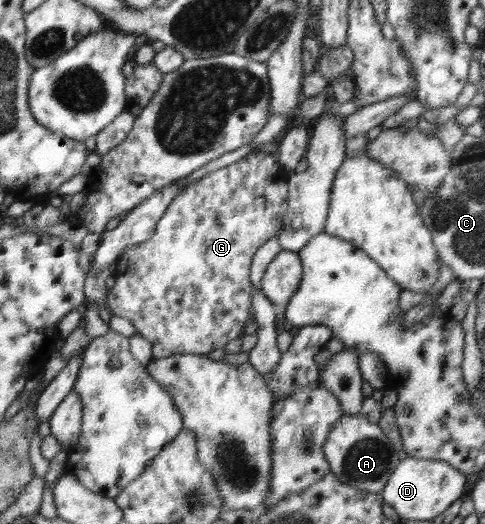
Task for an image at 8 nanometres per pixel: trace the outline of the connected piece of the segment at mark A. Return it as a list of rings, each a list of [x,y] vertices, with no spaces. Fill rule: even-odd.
[[[343,415],[331,429],[323,445],[323,452],[332,472],[338,481],[345,482],[354,489],[380,493],[391,473],[402,461],[390,439],[378,424],[367,420],[364,415]]]

